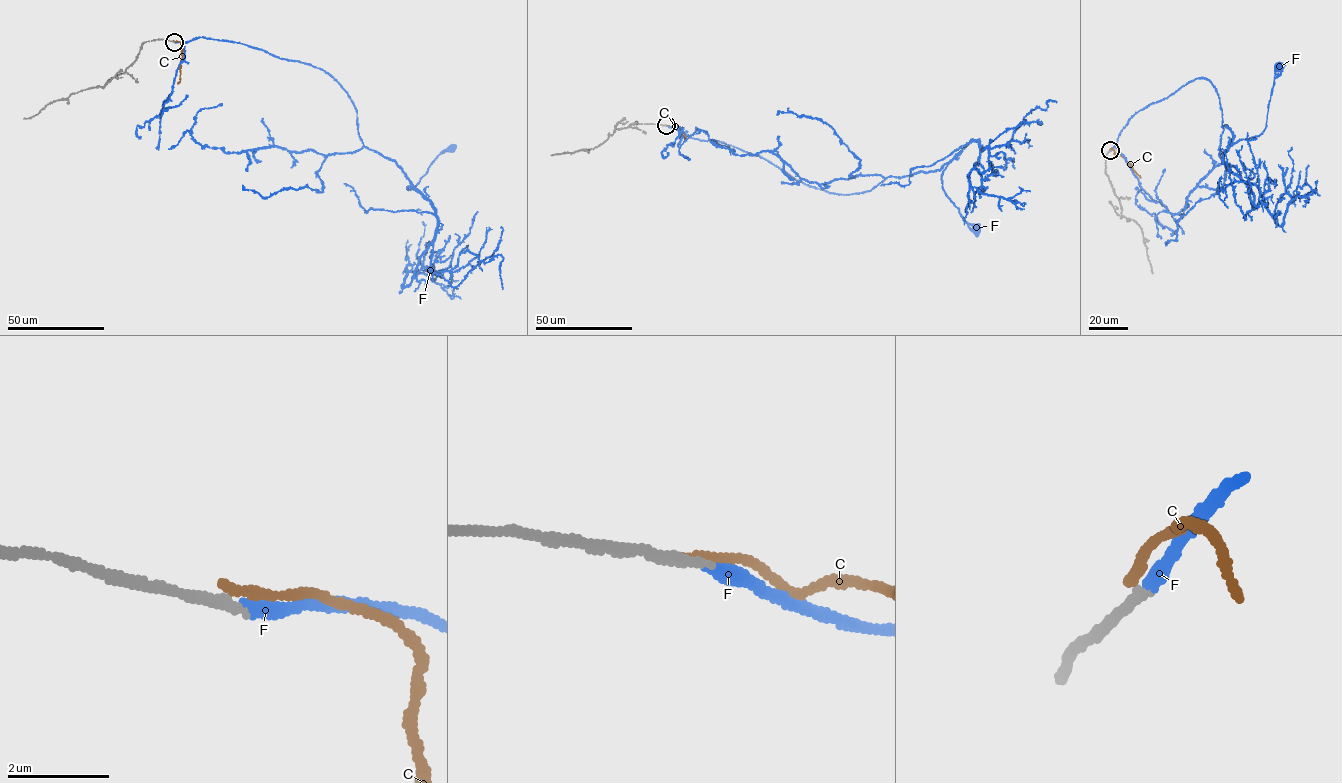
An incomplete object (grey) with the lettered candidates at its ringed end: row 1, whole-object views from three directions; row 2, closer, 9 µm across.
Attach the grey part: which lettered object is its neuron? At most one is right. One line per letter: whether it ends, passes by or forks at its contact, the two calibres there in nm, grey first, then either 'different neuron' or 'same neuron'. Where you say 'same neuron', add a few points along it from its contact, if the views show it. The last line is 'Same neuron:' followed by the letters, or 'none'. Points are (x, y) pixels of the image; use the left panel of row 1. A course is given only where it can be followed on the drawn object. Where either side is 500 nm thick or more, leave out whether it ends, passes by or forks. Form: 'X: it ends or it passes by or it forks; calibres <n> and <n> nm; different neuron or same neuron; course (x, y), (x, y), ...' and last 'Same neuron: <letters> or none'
C: it ends; calibres 220 and 220 nm; different neuron
F: it ends; calibres 190 and 280 nm; same neuron; course (174, 42), (244, 43), (331, 75), (363, 144), (435, 211), (431, 270), (500, 254), (502, 289)
Same neuron: F

